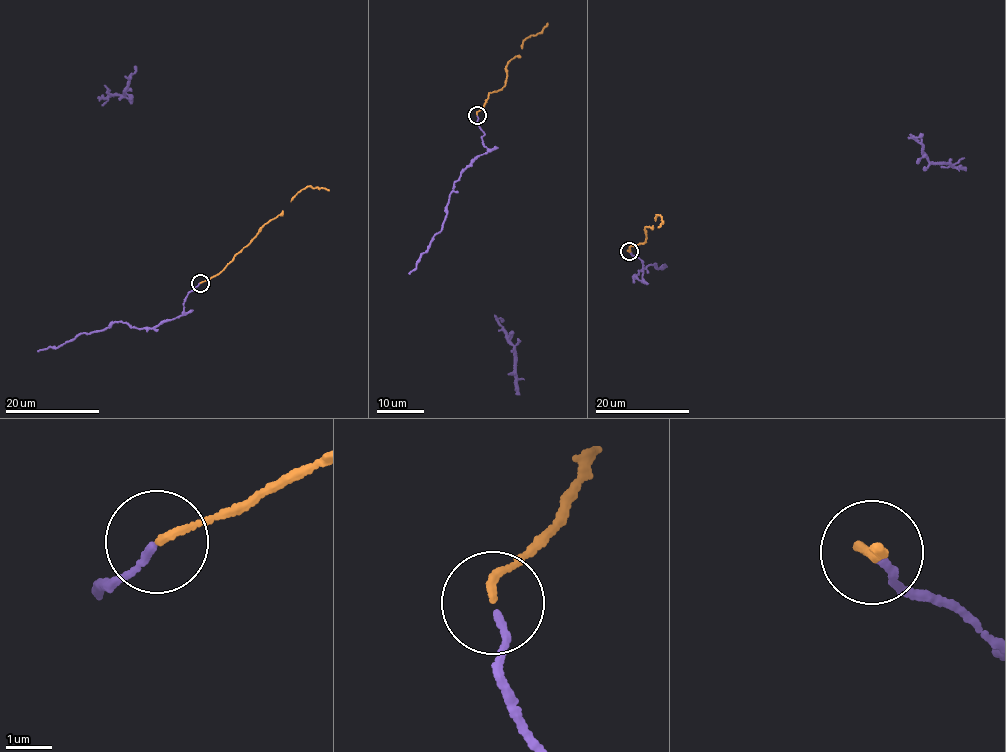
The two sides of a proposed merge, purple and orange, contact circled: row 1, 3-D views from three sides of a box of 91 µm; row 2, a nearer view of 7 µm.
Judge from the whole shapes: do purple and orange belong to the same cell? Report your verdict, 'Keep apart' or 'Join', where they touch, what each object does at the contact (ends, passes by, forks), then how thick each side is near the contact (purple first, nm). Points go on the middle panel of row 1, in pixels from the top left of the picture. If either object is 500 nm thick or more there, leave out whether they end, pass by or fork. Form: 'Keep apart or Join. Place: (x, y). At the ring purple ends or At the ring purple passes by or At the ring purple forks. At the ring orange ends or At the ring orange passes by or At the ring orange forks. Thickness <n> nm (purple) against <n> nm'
Join. Place: (477, 115). At the ring purple ends. At the ring orange ends. Thickness 140 nm (purple) against 150 nm

